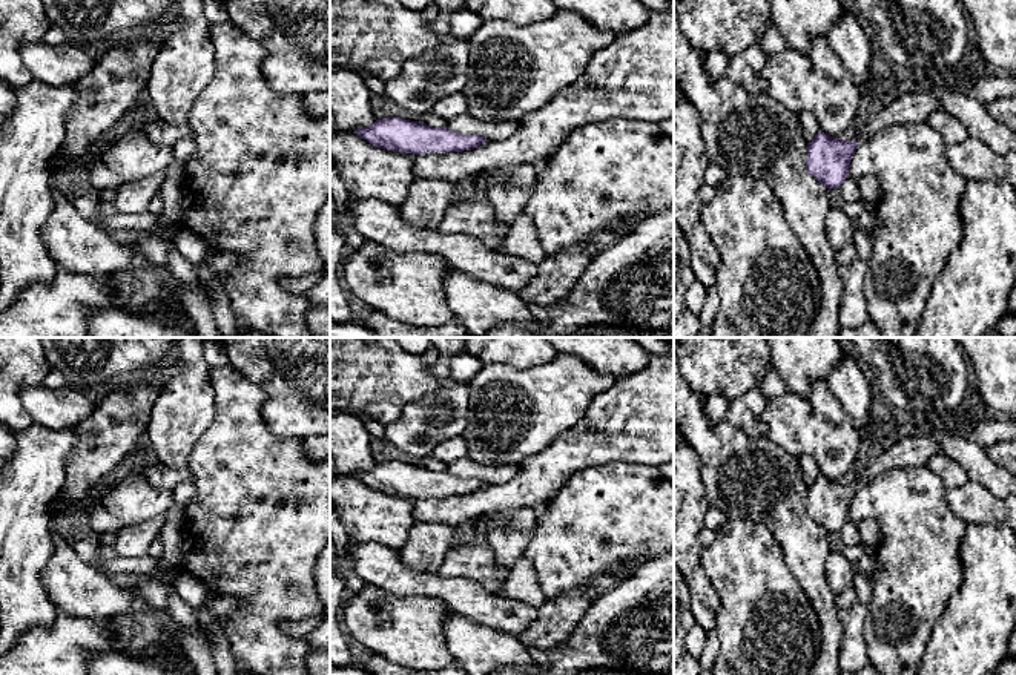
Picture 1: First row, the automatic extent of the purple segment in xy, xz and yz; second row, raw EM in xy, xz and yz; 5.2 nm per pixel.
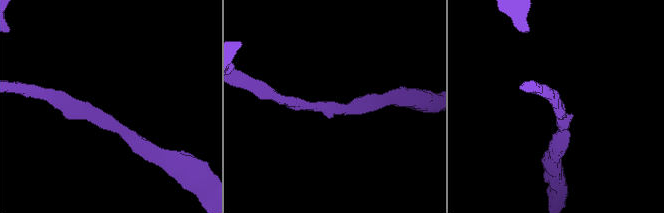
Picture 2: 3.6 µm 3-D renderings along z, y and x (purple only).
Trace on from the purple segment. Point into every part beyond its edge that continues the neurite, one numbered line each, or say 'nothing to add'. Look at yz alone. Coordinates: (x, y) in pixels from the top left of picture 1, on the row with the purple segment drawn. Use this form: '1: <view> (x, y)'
1: yz (913, 106)

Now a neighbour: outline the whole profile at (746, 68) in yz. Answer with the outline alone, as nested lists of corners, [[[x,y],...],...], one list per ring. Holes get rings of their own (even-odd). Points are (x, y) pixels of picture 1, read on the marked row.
[[[752,43],[740,54],[731,57],[724,77],[743,86],[750,94],[764,94],[763,66],[766,58],[767,55],[761,43]]]

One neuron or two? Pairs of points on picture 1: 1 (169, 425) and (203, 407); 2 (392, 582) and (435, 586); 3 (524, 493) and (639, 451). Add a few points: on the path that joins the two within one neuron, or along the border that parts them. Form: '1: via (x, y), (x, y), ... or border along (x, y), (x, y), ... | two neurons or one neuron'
1: via (177, 419), (189, 407), (195, 407) | one neuron
2: via (402, 582), (424, 583) | one neuron
3: via (553, 467), (573, 450), (610, 450) | one neuron

